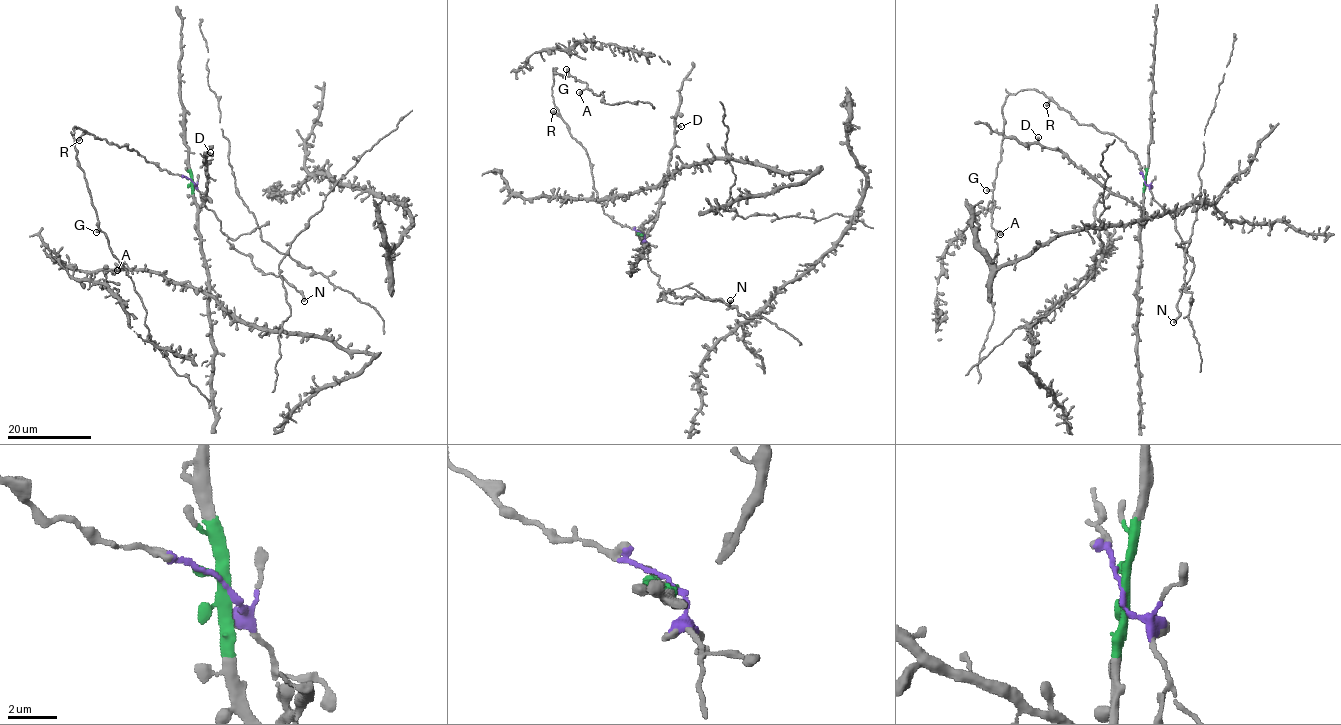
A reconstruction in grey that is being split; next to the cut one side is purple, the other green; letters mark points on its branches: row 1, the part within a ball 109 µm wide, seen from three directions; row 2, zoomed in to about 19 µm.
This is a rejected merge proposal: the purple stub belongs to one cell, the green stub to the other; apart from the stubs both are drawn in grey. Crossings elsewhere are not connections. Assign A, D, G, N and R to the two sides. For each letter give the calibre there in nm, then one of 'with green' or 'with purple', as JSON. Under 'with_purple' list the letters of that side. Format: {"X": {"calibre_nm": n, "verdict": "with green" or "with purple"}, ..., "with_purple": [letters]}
{"A": {"calibre_nm": 480, "verdict": "with purple"}, "D": {"calibre_nm": 320, "verdict": "with green"}, "G": {"calibre_nm": 380, "verdict": "with purple"}, "N": {"calibre_nm": 400, "verdict": "with purple"}, "R": {"calibre_nm": 460, "verdict": "with purple"}, "with_purple": ["A", "G", "N", "R"]}

